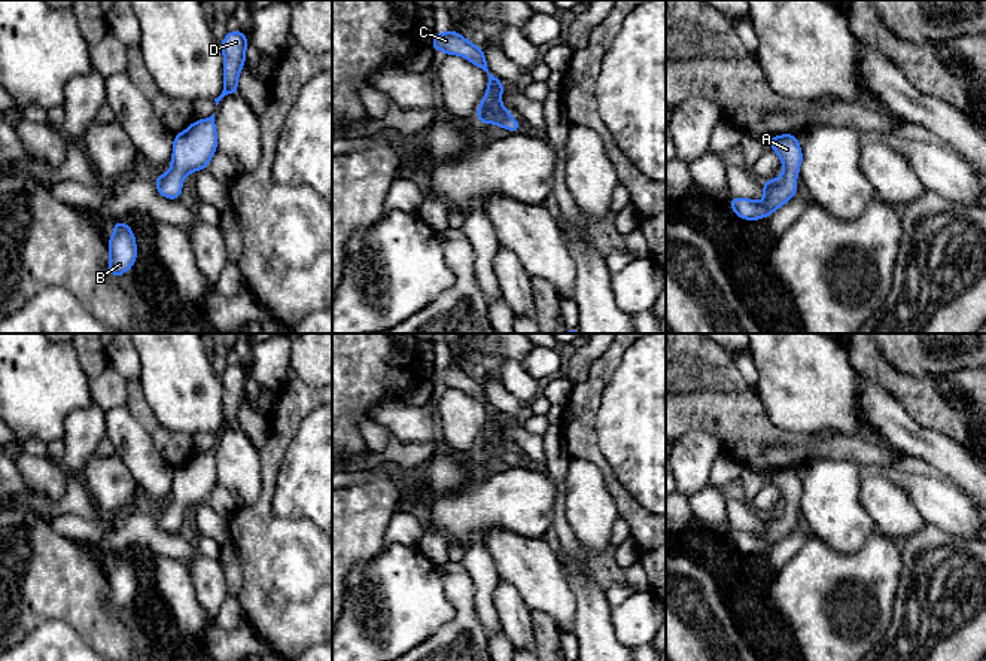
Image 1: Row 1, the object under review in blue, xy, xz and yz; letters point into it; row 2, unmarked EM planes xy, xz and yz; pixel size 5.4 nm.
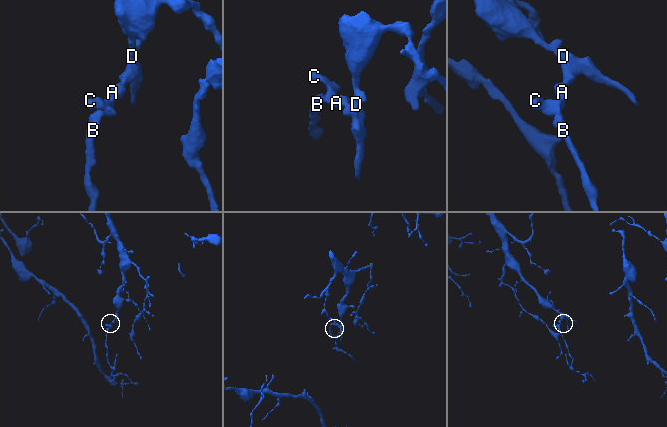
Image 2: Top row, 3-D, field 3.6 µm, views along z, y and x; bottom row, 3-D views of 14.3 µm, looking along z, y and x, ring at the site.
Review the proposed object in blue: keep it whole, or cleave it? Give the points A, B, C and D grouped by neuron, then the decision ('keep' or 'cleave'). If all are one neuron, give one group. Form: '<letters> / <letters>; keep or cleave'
A B C D; keep

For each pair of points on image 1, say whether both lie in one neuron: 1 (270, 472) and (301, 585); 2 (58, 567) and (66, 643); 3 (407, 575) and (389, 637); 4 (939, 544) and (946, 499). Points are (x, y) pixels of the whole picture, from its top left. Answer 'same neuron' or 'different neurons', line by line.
1: same neuron
2: different neurons
3: same neuron
4: different neurons

